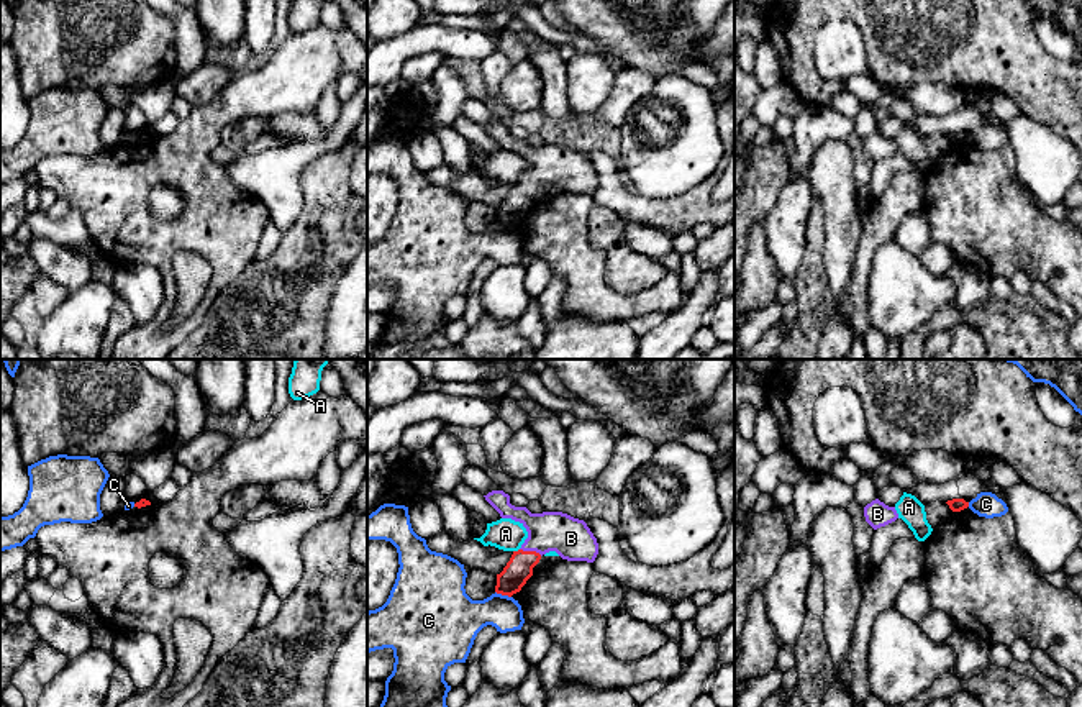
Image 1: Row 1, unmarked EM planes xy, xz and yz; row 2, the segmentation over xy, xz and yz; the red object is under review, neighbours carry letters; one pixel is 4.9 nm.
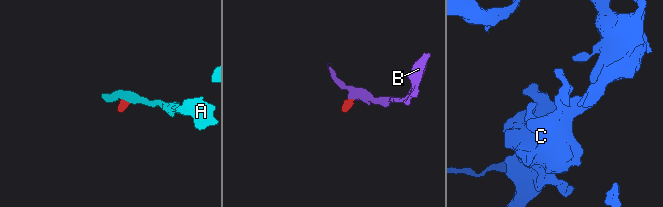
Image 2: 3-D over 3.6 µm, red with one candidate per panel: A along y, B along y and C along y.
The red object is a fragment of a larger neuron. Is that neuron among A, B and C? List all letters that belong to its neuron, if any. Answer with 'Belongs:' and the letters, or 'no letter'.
Belongs: B

